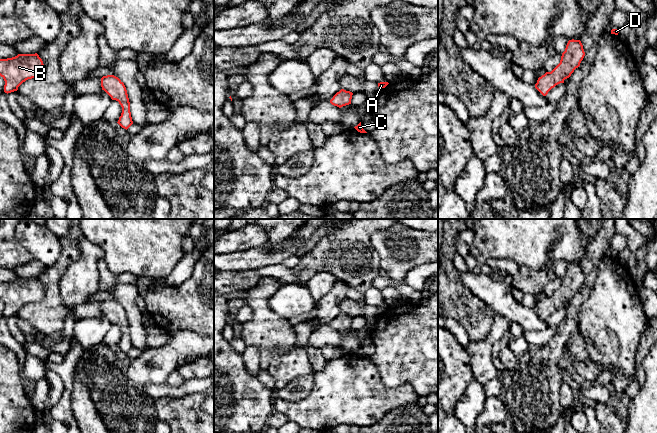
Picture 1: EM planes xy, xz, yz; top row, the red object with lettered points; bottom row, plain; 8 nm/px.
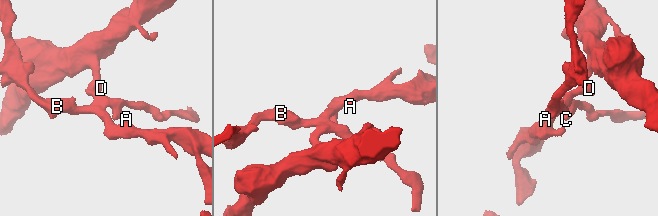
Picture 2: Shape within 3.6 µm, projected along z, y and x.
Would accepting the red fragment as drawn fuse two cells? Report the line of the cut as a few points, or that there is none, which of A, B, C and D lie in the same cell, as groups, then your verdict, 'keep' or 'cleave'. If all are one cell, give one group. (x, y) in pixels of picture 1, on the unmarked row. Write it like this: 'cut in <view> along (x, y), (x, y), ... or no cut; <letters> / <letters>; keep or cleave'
no cut; A B C D; keep

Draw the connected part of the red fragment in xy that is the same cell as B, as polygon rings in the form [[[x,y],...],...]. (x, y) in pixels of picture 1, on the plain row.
[[[37,277],[18,278],[15,281],[0,283],[0,300],[4,303],[4,316],[11,317],[28,303],[43,299],[45,290]]]

